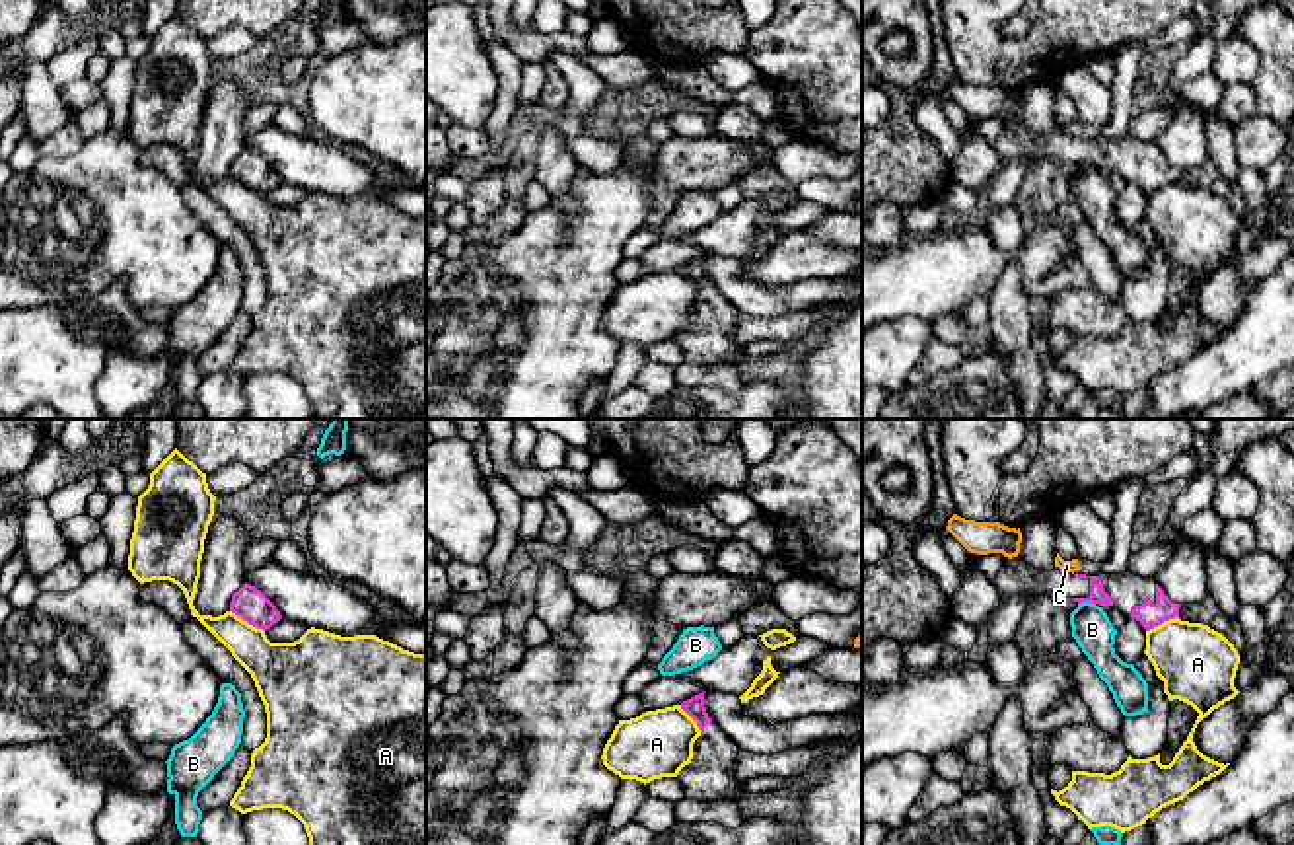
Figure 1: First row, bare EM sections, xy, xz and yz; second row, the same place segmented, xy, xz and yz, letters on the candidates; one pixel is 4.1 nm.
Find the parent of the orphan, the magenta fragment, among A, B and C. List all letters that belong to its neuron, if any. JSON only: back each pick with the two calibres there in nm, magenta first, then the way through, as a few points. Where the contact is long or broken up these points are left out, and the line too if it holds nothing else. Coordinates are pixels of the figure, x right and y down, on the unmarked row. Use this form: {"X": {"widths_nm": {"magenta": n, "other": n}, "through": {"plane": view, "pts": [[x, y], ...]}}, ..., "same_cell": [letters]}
{"same_cell": []}

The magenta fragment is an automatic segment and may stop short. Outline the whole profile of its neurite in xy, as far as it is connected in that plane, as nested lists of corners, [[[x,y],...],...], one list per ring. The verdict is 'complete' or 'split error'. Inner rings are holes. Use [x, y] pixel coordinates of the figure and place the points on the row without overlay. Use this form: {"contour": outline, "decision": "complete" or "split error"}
{"contour": [[[247,146],[232,158],[230,175],[263,195],[282,183],[276,169],[261,154]]], "decision": "complete"}

